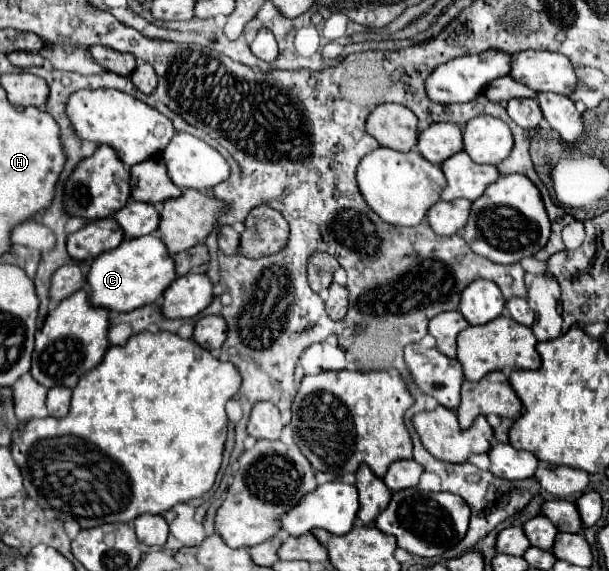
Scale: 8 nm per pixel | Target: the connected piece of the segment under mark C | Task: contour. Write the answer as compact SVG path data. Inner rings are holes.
M157 235L125 239L117 249L101 253L93 259L93 265L85 277L87 297L93 307L133 311L137 307L155 303L175 277L173 257L167 253L165 243Z

